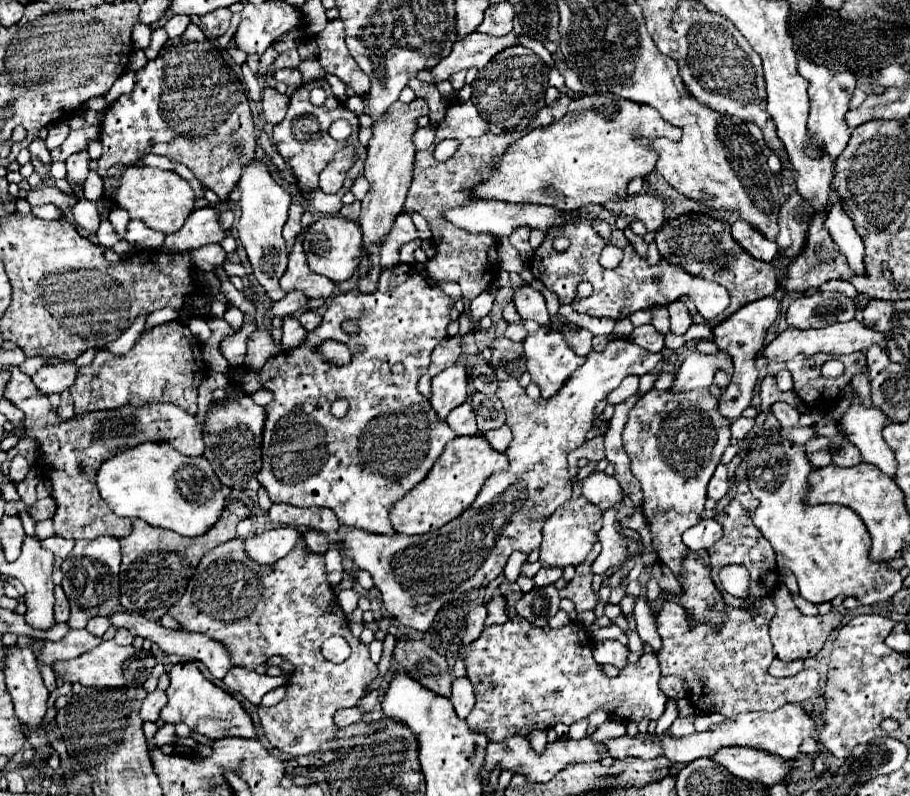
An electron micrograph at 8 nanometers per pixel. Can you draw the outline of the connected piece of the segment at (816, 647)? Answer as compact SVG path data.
M778 585L778 587L772 591L772 601L774 601L774 605L778 607L778 611L776 611L774 619L770 621L770 639L772 639L772 645L774 645L774 655L776 655L778 659L782 659L782 661L808 659L808 657L816 655L816 653L822 649L822 645L824 645L826 637L830 635L830 631L832 631L834 627L838 627L840 621L842 621L844 615L846 615L846 609L844 609L844 611L832 609L832 611L828 611L826 615L806 617L806 615L802 615L802 613L796 609L796 605L794 605L794 601L792 601L792 595L790 595L790 591L788 591L786 585Z

